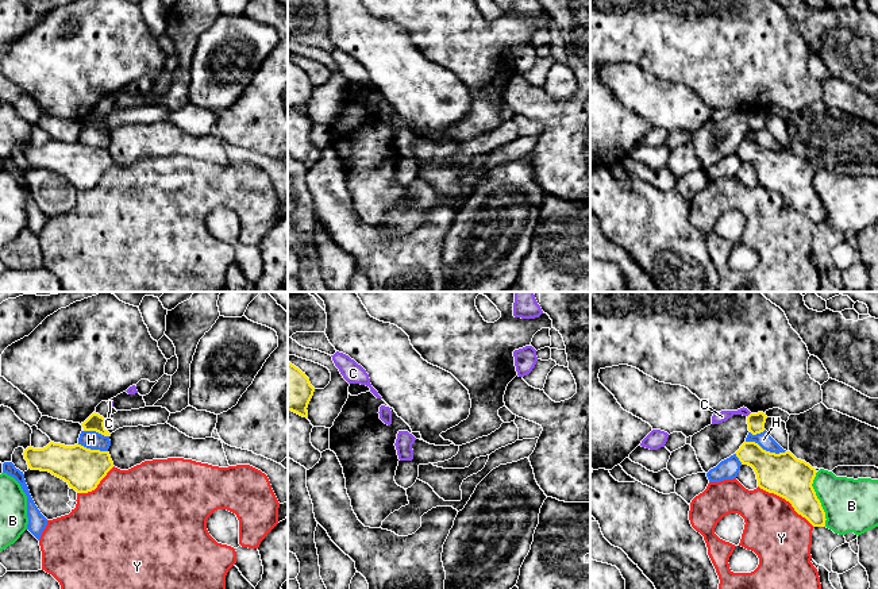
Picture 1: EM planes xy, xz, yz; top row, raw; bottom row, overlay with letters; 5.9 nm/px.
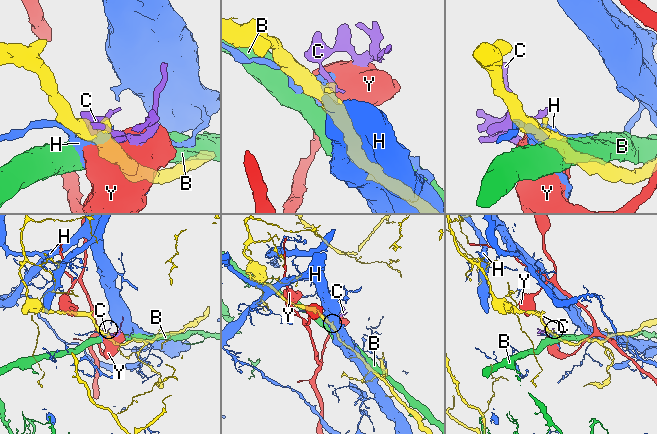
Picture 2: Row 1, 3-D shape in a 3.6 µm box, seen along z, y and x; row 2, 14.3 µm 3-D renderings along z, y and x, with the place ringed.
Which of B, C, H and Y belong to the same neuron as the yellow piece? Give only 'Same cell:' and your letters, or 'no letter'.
Same cell: no letter

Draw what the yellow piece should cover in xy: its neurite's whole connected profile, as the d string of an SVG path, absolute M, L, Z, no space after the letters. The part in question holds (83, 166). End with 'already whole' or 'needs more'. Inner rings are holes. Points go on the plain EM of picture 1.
M50 139L43 146L27 145L23 150L28 166L49 169L63 177L77 190L88 190L113 165L108 149L91 147L81 142L65 143Z; already whole

